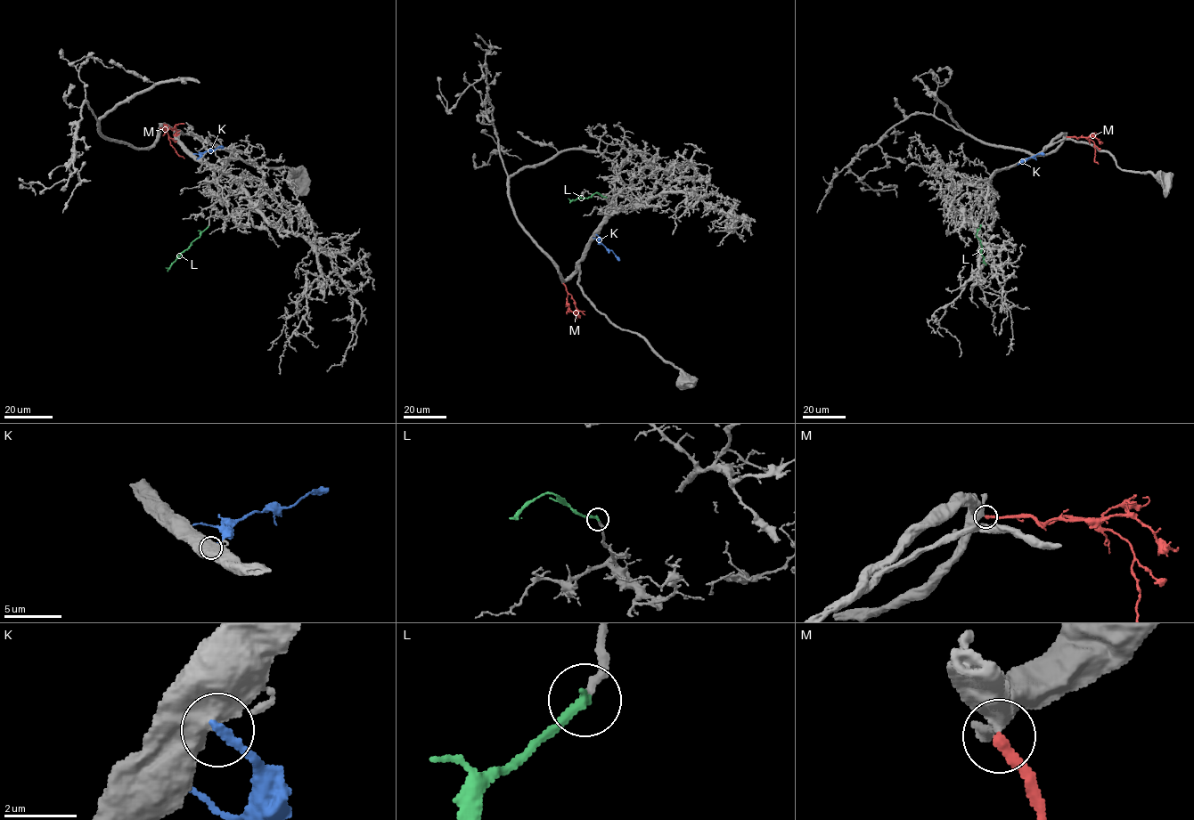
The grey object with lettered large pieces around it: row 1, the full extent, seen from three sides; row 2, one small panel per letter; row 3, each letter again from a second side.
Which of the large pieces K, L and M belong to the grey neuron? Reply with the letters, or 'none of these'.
L

